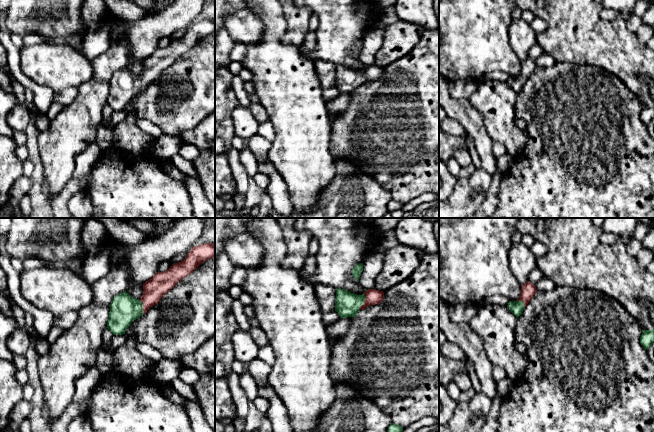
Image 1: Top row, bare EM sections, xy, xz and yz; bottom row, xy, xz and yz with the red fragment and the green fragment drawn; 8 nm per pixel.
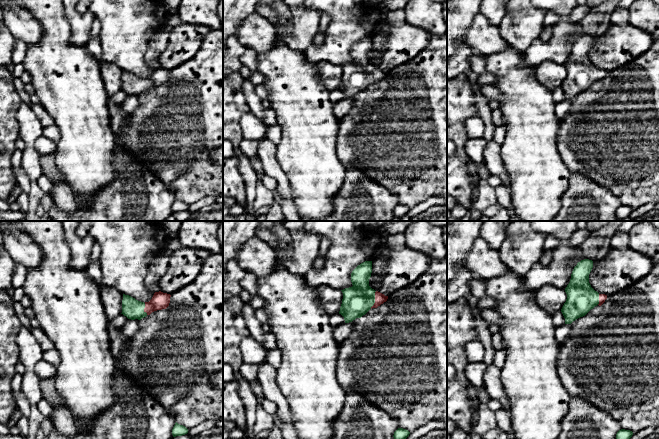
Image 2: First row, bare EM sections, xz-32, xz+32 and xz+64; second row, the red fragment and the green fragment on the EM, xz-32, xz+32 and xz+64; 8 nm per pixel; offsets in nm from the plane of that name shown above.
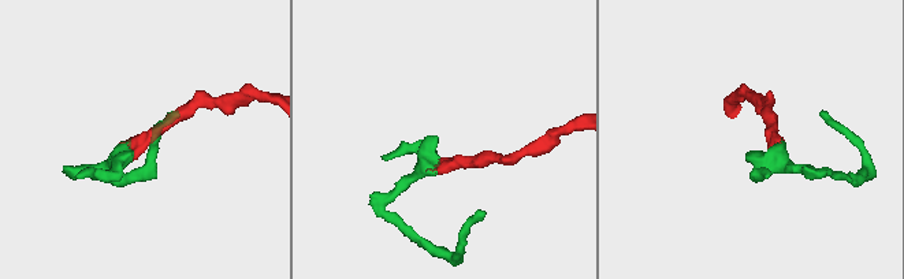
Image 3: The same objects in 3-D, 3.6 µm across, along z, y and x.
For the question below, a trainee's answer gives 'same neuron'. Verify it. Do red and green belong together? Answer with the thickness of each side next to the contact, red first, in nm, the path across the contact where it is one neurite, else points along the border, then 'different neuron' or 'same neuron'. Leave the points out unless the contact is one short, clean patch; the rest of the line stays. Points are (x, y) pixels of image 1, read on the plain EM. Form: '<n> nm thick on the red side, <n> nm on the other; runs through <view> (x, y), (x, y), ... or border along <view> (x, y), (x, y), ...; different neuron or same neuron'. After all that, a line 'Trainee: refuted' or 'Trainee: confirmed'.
120 nm thick on the red side, 200 nm on the other; runs through xz (373, 72), (365, 76), (348, 80); same neuron
Trainee: confirmed

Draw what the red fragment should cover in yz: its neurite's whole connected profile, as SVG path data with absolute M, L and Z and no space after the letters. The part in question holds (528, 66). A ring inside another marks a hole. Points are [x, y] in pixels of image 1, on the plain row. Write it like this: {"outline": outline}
{"outline": "M527 57L525 60L521 61L520 74L514 78L510 77L507 83L518 94L536 68L537 66L535 61L530 57Z"}

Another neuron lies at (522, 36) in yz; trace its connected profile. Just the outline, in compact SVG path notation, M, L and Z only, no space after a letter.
M522 18L513 20L509 27L510 45L520 61L528 57L531 47L537 43L537 33Z

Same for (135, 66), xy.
M129 57L129 63L126 68L135 75L140 75L143 71L143 60Z

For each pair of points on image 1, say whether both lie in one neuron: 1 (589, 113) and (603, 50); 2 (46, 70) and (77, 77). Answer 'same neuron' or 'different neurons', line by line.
1: different neurons
2: same neuron

